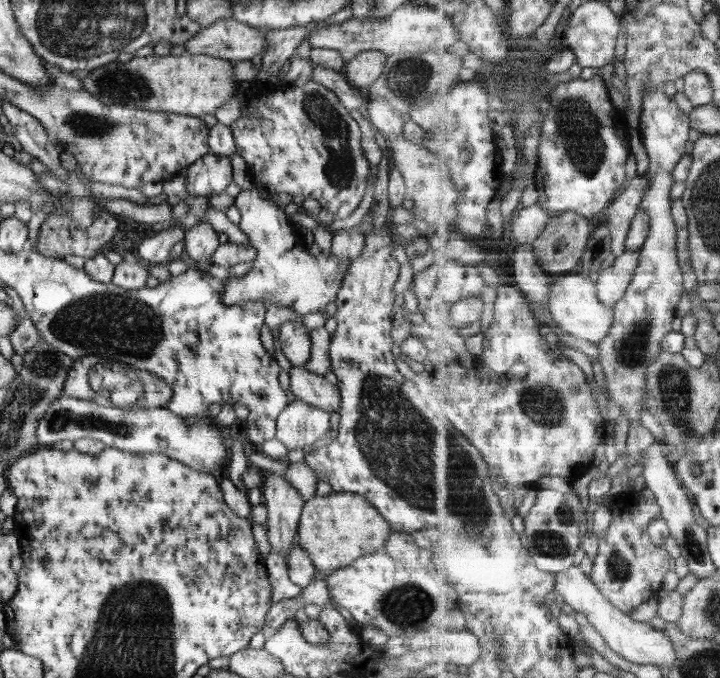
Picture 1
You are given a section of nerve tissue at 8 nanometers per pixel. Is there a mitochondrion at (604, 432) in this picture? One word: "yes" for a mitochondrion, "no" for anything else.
no

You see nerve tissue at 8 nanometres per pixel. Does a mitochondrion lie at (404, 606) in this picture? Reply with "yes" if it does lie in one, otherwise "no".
yes

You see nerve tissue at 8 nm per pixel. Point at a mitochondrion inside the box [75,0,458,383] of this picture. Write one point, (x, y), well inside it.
(335, 131)

